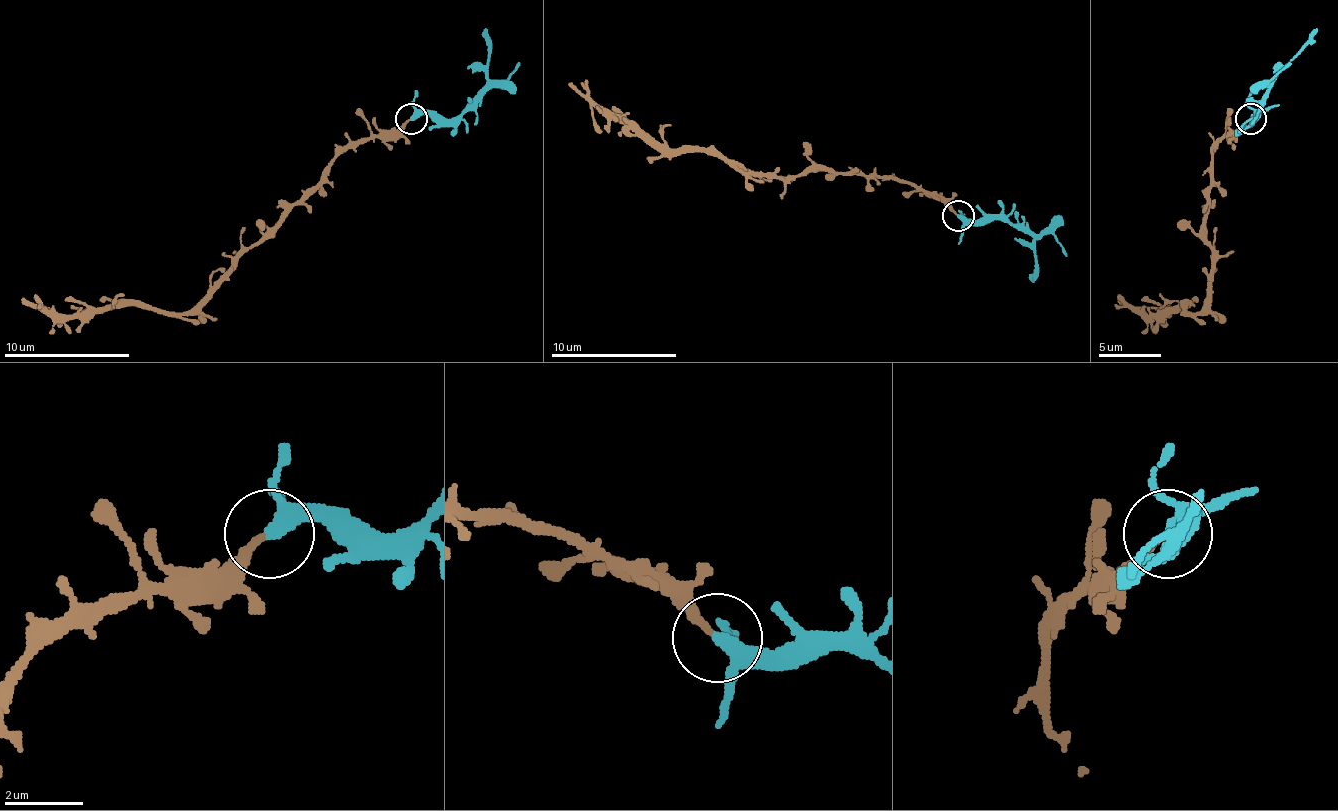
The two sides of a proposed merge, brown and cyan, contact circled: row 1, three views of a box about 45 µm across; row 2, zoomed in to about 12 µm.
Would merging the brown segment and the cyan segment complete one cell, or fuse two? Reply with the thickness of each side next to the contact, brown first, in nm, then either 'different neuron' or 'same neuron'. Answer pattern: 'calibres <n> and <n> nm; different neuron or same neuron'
calibres 220 and 240 nm; same neuron

